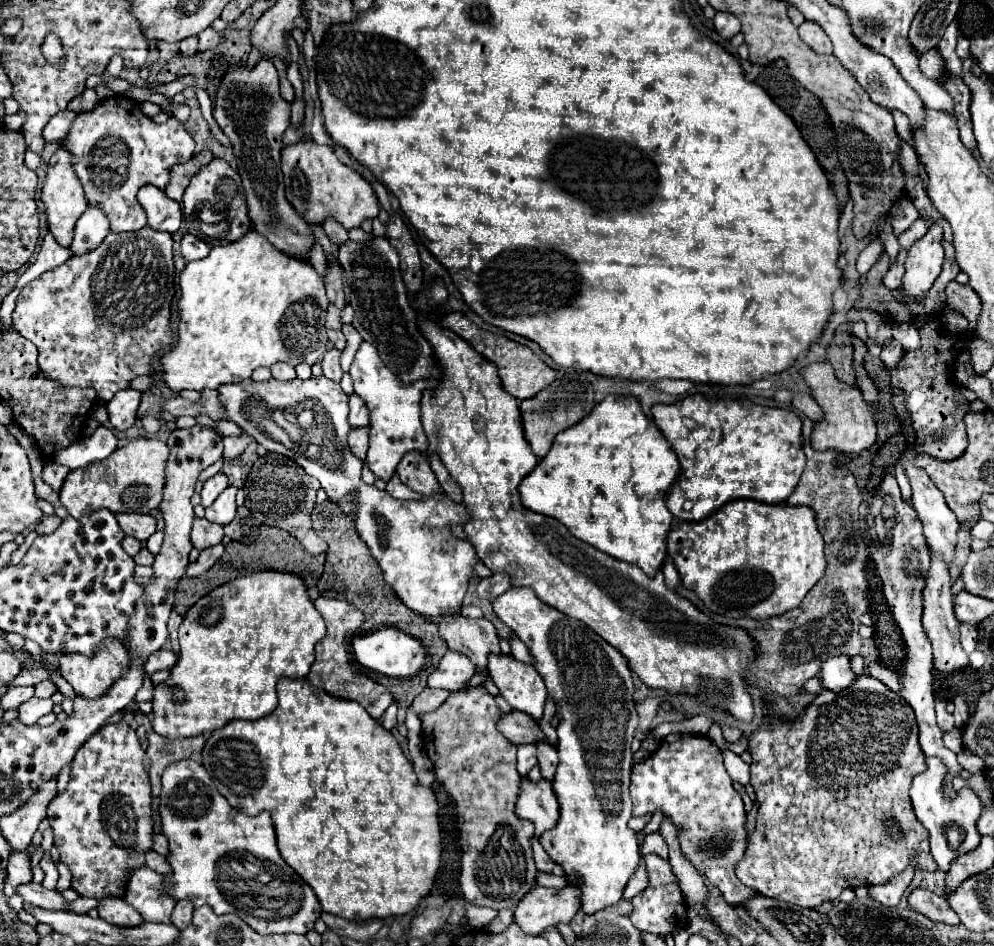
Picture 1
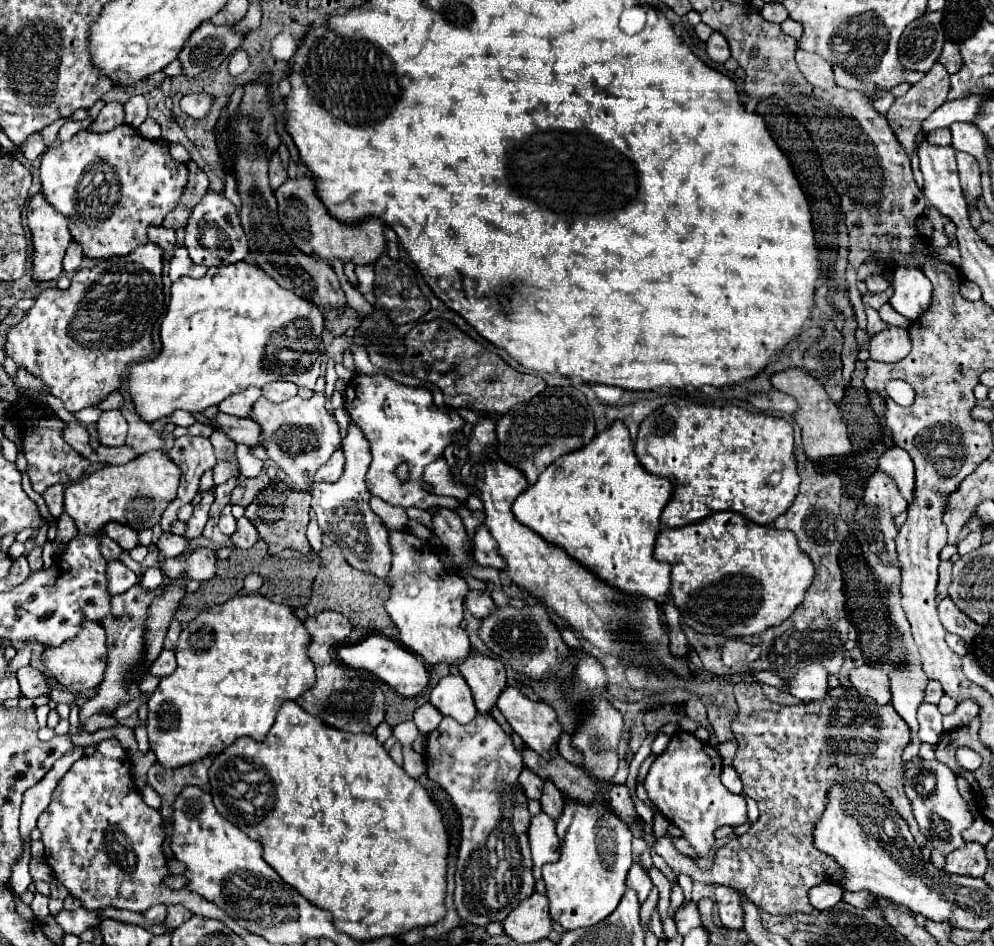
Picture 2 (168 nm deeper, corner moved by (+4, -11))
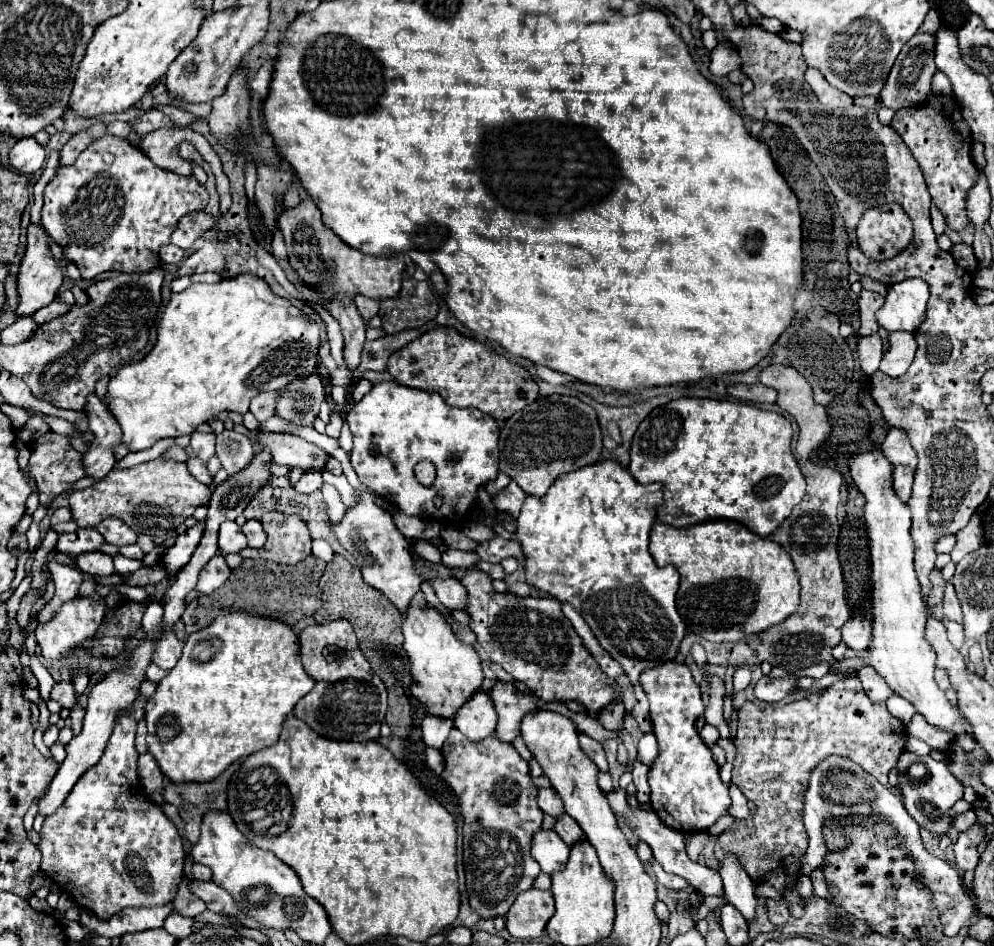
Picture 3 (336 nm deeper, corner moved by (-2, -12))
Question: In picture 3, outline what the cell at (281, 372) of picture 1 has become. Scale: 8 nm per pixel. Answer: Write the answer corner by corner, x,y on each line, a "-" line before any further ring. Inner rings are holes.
261,392
261,396
251,400
249,412
259,420
269,420
275,414
275,402
277,402
277,392

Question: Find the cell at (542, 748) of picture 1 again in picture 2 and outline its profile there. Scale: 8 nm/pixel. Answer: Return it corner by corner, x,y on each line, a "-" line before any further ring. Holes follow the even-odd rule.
547,779
545,781
545,787
543,787
543,793
539,797
539,803
541,803
541,809
551,817
555,819
555,815
559,815
559,807
563,805
563,795
561,791

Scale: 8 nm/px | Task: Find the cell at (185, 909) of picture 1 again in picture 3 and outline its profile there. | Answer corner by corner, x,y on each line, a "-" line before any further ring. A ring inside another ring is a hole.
183,876
179,888
177,888
177,896
173,900
175,904
175,912
185,914
185,916
199,916
201,912
207,910
205,902
199,900
191,890
189,890
189,880

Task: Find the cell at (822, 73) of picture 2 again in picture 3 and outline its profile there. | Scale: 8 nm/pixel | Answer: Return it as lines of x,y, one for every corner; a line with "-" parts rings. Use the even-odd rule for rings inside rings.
809,68
807,74
805,74
805,82
811,86
811,90
815,92
817,100
823,104
823,108
825,108
827,112
831,112
831,114
833,114
833,112
835,112
835,114
845,112
845,110
853,104
853,98
851,98
851,96
847,96
845,92
839,92
839,90
831,88
829,82
827,82
821,74
813,72
811,68

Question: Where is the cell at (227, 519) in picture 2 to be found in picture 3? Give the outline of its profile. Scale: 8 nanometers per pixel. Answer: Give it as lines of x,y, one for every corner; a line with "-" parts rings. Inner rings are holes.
225,522
219,528
219,550
227,556
227,554
237,554
243,548
247,548
247,540
245,534
241,532
241,528
235,522

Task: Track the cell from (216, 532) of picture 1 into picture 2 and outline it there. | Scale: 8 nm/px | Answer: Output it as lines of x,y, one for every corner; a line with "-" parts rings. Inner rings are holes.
199,547
191,551
189,555
177,555
163,563
163,571
169,577
183,577
183,579
195,579
195,581
207,581
215,575
215,553
207,547

